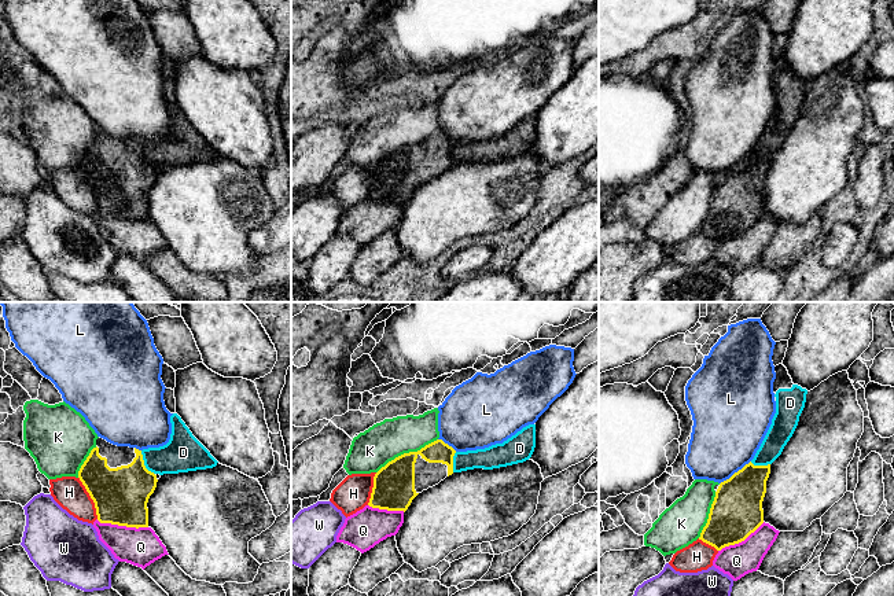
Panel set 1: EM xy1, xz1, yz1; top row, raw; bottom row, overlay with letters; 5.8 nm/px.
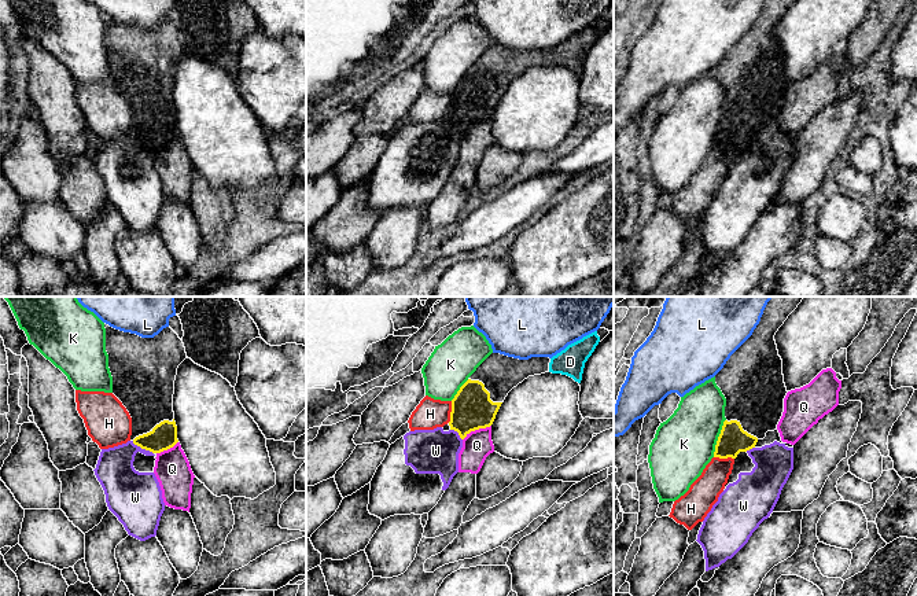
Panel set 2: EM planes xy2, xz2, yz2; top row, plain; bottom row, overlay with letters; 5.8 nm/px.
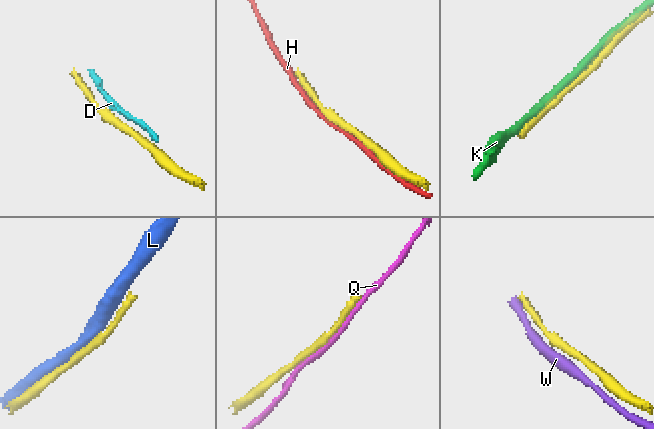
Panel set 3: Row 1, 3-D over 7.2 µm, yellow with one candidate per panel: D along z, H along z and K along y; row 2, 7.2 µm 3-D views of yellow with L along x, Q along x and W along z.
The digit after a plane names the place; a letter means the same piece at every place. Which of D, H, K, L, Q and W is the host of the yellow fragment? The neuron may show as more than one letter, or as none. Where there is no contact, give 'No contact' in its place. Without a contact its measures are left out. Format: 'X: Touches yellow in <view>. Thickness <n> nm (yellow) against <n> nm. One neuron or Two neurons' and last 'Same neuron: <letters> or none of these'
D: Touches yellow in xy1. Thickness 320 nm (yellow) against 220 nm. Two neurons
H: Touches yellow in xy1. Thickness 320 nm (yellow) against 190 nm. Two neurons
K: Touches yellow in xz1. Thickness 240 nm (yellow) against 240 nm. Two neurons
L: Touches yellow in yz1. Thickness 300 nm (yellow) against 400 nm. Two neurons
Q: Touches yellow in xy1. Thickness 320 nm (yellow) against 220 nm. Two neurons
W: Touches yellow in xy2. Thickness 160 nm (yellow) against 240 nm. Two neurons
Same neuron: none of these

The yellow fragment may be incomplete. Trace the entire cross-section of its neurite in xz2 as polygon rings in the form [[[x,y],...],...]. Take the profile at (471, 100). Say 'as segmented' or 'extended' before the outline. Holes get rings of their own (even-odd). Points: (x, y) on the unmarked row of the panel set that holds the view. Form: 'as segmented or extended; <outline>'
extended; [[[491,45],[460,80],[452,92],[450,122],[464,132],[471,124],[490,119],[508,85],[529,69],[549,65],[549,49],[519,52],[500,45]]]

